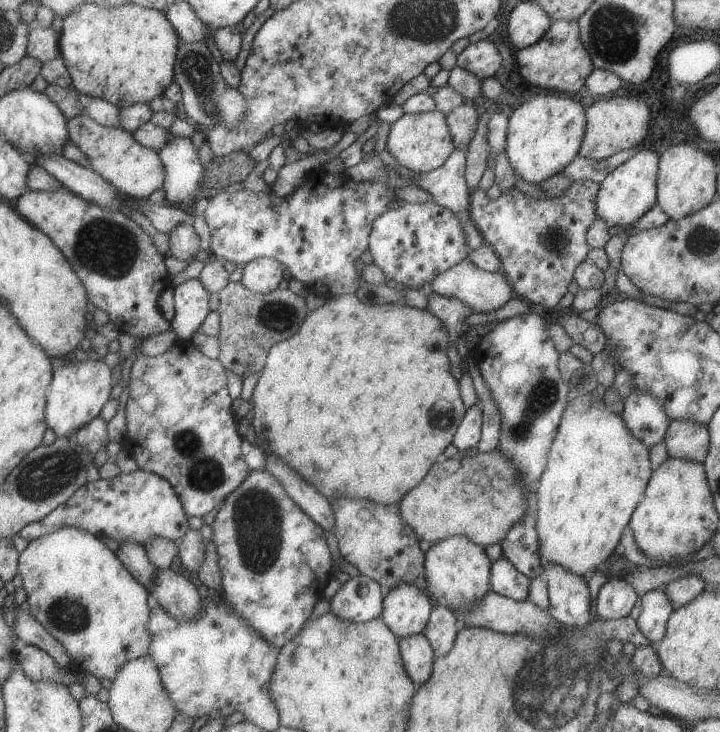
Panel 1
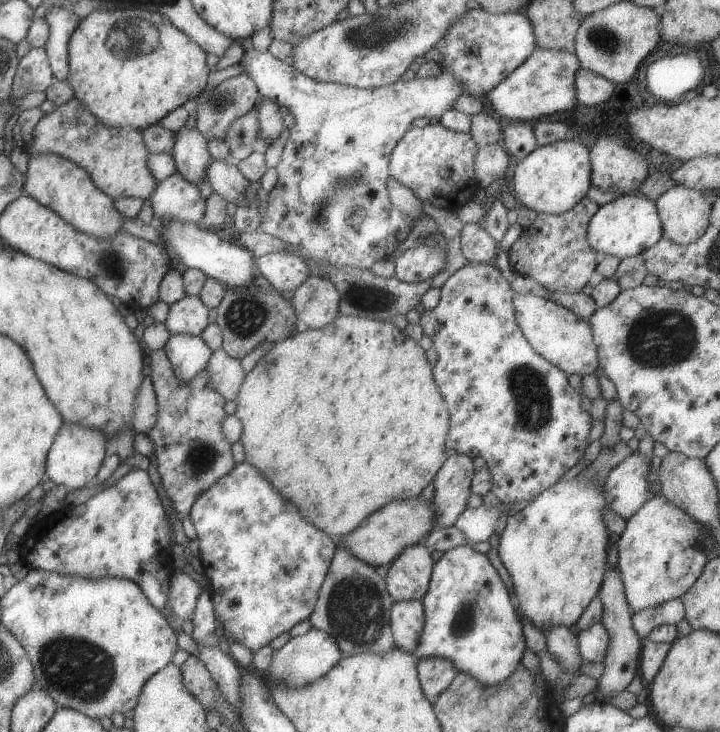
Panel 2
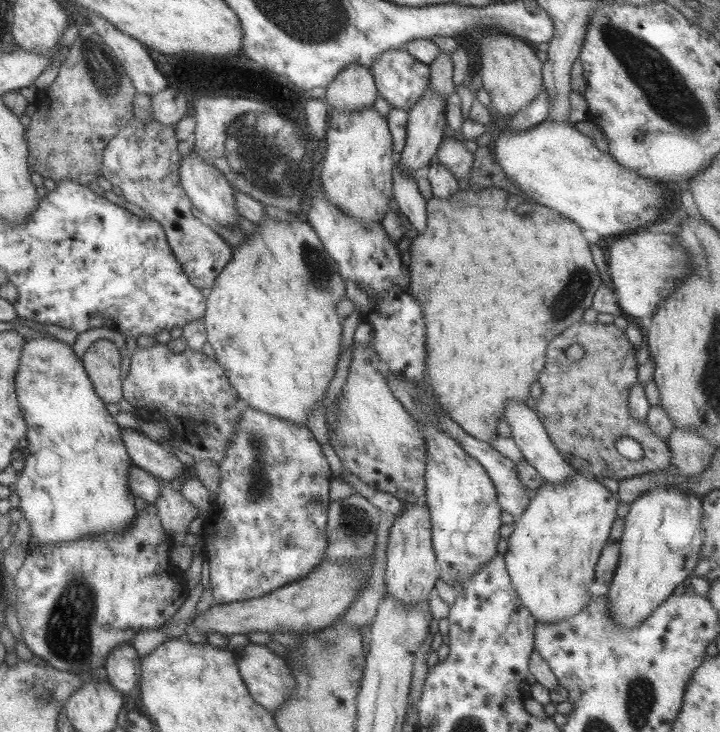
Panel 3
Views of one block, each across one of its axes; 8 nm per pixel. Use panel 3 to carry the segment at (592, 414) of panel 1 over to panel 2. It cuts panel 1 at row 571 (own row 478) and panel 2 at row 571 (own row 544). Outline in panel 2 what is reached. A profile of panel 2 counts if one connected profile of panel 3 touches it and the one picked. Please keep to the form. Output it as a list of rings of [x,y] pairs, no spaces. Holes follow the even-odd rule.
[[[557,481],[541,491],[514,516],[507,517],[497,542],[497,552],[506,568],[522,616],[538,629],[564,626],[569,628],[597,594],[606,571],[606,546],[611,536],[602,521],[602,510],[607,507],[602,487],[593,482]]]

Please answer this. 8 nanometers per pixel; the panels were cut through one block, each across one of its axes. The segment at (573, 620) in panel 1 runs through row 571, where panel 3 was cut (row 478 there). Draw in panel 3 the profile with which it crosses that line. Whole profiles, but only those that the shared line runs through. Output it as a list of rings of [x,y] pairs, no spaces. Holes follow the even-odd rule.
[[[509,401],[503,409],[503,418],[509,424],[509,432],[511,432],[511,440],[515,442],[519,448],[523,458],[539,473],[544,481],[553,484],[559,484],[569,479],[571,473],[575,473],[575,468],[557,452],[557,448],[550,441],[549,434],[545,432],[544,424],[541,424],[540,418],[529,406],[524,402]]]

